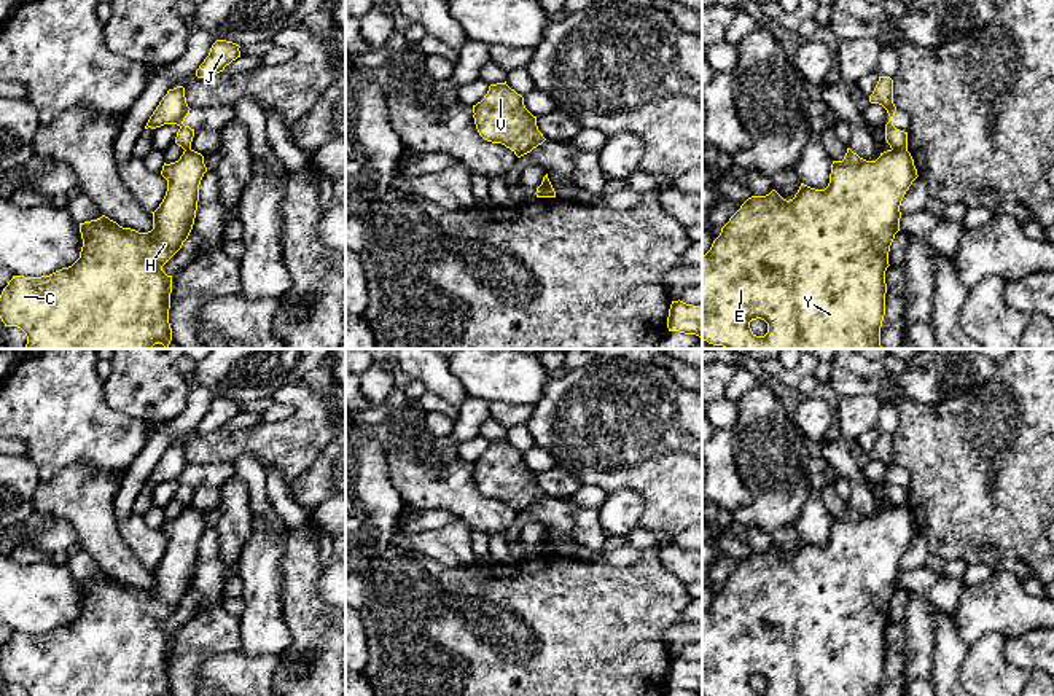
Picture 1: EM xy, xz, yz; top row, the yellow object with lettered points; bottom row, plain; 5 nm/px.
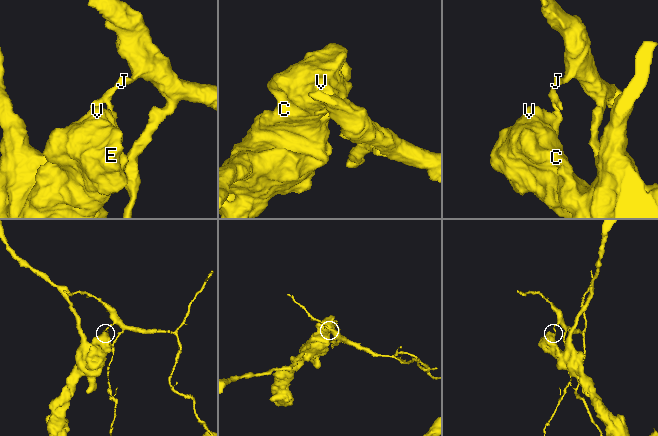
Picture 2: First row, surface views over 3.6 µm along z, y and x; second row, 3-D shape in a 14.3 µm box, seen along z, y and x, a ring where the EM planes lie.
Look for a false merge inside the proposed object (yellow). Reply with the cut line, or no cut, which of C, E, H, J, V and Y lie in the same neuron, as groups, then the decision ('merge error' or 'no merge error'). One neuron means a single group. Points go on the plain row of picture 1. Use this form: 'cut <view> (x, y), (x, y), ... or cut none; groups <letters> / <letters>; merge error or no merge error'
cut yz (892, 504), (906, 507); groups C E H V Y / J; merge error

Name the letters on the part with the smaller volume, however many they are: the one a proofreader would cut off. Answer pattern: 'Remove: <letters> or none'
Remove: J

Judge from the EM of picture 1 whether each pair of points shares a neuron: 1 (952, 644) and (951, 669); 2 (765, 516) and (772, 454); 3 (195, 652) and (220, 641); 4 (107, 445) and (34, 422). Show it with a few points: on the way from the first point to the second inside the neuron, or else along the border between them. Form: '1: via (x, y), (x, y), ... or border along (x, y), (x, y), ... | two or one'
1: via (951, 650), (951, 663) | one
2: via (772, 500), (772, 470) | one
3: via (201, 645), (206, 641), (214, 641) | one
4: via (89, 432), (70, 422), (51, 422) | one

